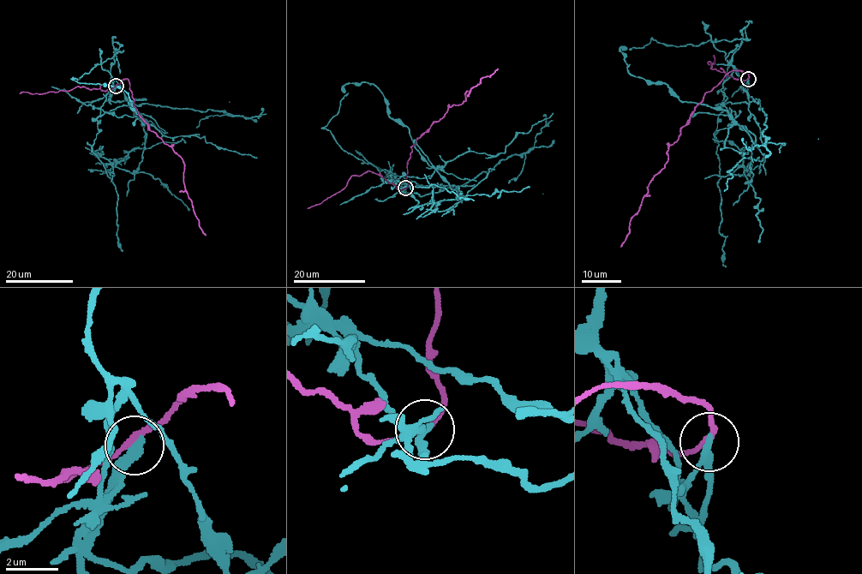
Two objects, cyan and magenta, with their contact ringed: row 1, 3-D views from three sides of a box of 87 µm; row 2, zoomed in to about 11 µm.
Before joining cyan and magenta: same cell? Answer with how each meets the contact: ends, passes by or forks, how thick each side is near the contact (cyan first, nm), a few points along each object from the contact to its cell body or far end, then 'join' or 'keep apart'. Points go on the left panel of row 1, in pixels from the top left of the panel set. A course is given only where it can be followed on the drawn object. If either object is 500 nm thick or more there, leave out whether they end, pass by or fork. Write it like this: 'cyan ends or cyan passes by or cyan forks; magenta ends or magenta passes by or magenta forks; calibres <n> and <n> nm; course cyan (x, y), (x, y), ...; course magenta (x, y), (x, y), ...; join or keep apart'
cyan ends; magenta passes by; calibres 360 and 180 nm; course cyan (116, 86), (100, 108), (136, 116), (146, 135), (132, 173), (111, 164), (133, 149), (185, 143); course magenta (116, 86), (126, 78), (128, 80), (139, 116), (182, 159), (185, 188), (205, 236); keep apart

